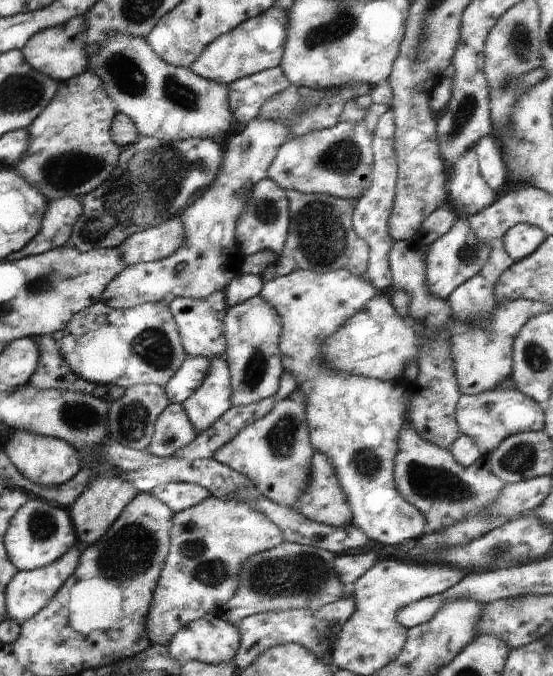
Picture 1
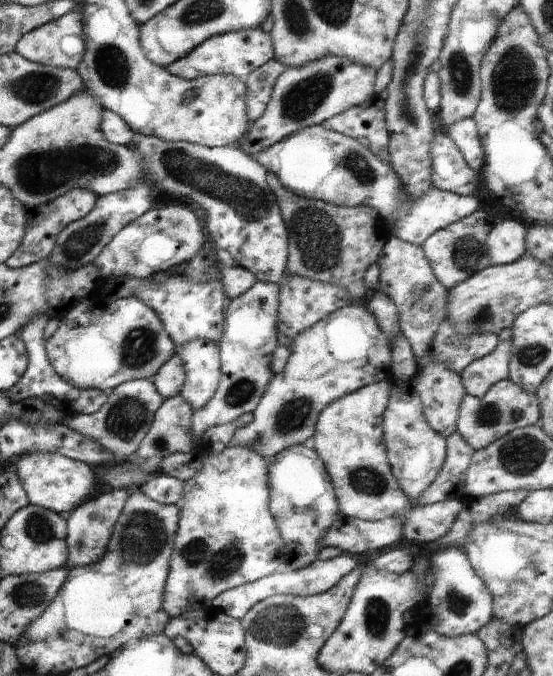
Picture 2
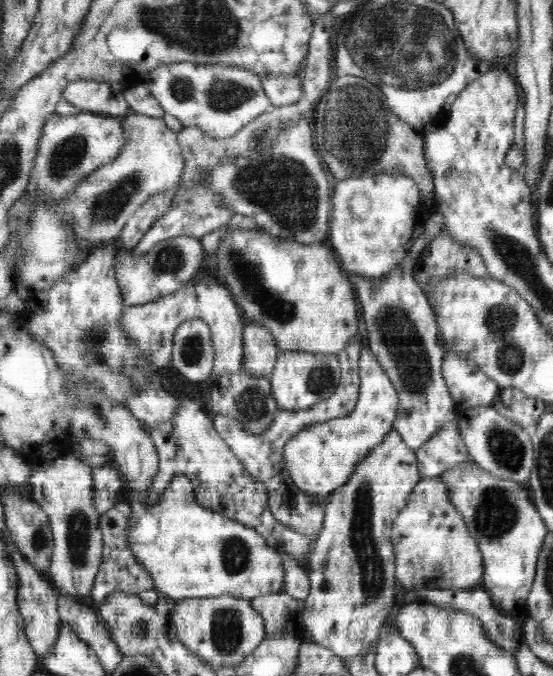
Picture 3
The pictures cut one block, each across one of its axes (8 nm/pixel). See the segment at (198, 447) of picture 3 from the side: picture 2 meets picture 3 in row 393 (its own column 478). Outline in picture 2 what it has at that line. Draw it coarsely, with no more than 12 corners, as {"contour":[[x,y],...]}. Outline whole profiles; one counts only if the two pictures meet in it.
{"contour":[[445,134],[430,140],[431,184],[472,195],[478,172]]}

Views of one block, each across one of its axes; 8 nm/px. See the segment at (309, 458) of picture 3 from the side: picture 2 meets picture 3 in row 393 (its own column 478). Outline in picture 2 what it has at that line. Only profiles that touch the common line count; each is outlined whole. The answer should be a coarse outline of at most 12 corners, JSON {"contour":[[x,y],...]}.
{"contour":[[513,330],[491,354],[460,374],[468,395],[482,397],[508,379]]}

